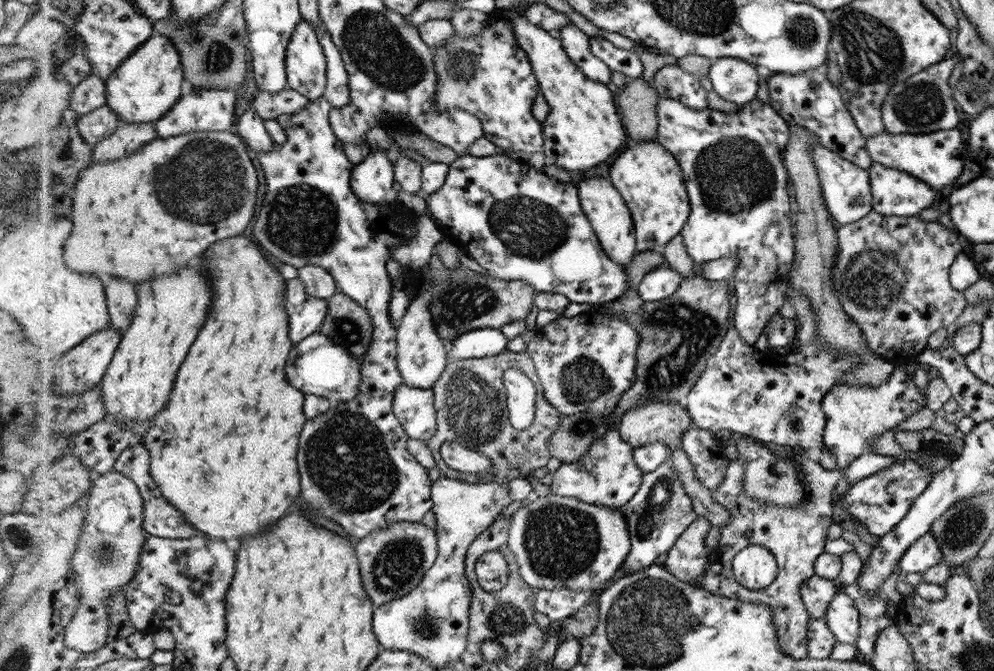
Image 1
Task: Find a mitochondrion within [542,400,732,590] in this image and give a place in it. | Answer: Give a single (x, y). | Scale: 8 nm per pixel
(658, 500)

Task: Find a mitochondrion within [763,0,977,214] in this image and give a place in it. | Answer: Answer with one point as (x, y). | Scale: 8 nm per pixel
(872, 51)

